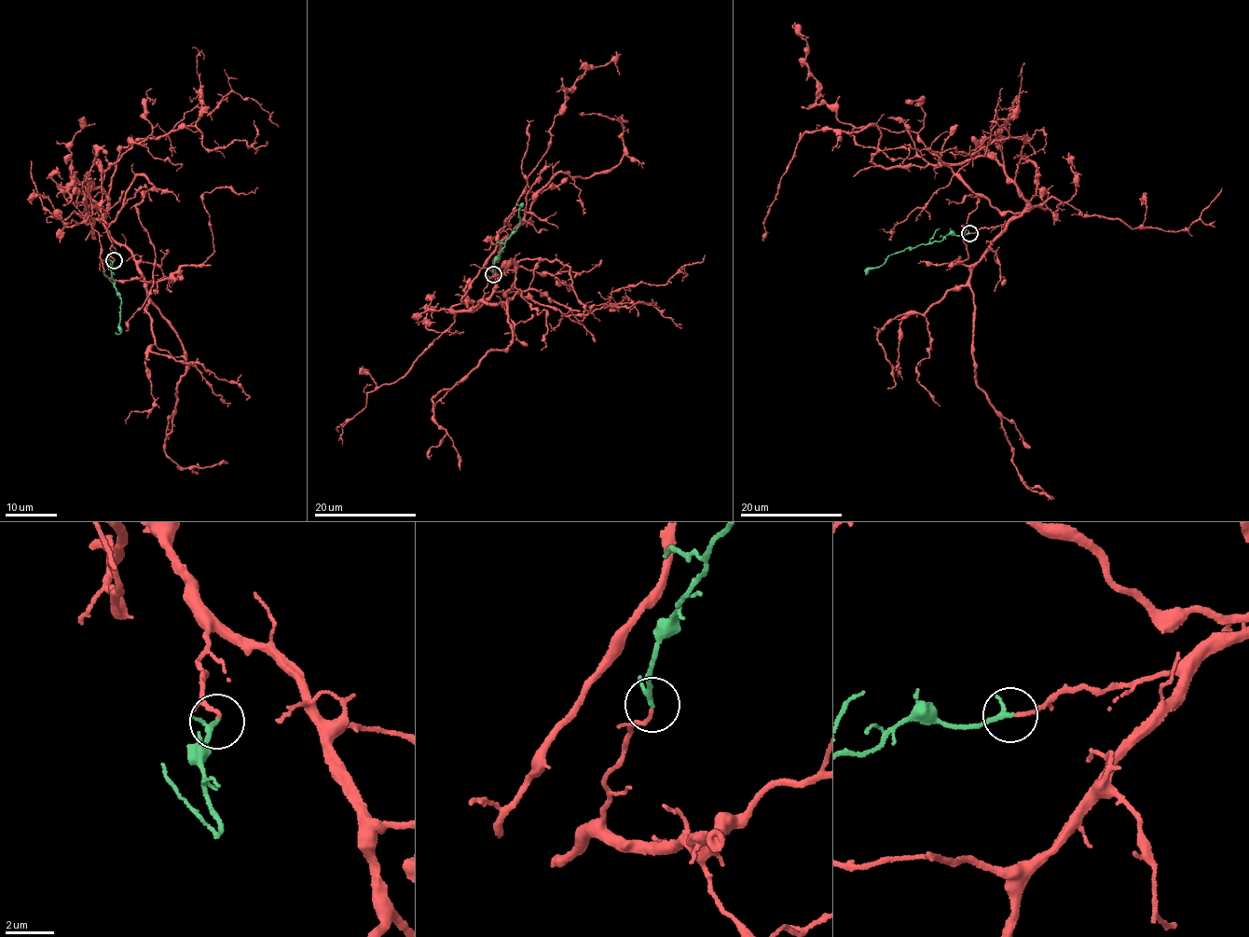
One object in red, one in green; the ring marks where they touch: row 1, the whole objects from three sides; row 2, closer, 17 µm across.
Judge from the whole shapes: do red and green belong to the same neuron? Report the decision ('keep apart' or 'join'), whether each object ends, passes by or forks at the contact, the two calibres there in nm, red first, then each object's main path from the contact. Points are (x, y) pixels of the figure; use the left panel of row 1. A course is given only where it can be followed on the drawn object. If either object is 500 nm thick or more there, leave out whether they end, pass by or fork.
join; red ends there; green passes by; 140 nm thick on the red side, 170 nm on the other; red runs (114, 261), (108, 199), (89, 190), (108, 226), (144, 175), (153, 186), (136, 208), (153, 282), (125, 331); green runs (114, 261), (108, 268), (120, 297), (120, 332), (114, 332)

